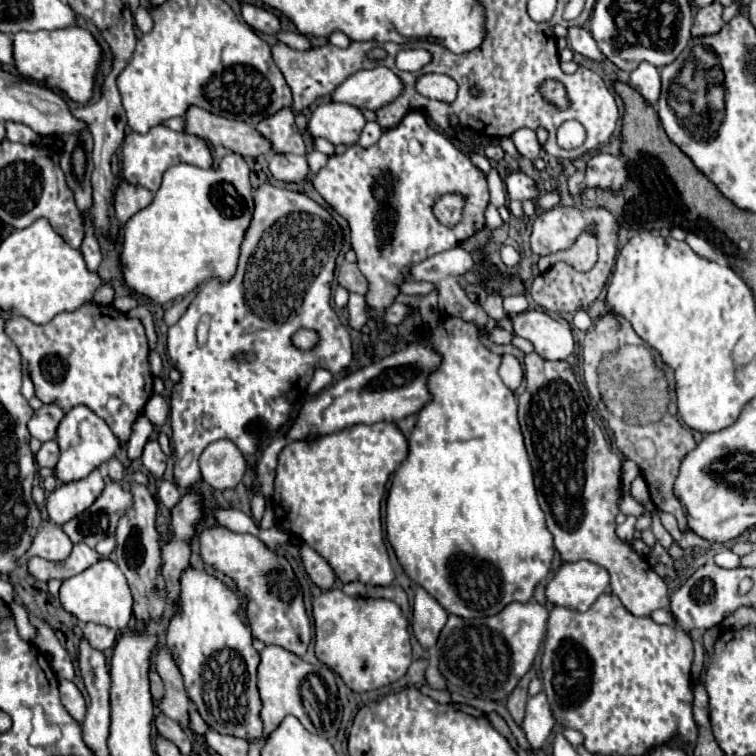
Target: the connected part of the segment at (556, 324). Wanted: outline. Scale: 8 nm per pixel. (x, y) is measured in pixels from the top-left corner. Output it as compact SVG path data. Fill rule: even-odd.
M526 310L512 316L514 334L530 340L546 360L566 360L574 350L572 328L565 320L554 320L544 310Z

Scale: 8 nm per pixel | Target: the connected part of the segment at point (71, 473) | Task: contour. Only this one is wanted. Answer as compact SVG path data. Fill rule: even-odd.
M74 406L70 412L64 414L56 430L56 442L60 446L60 458L58 458L54 472L60 482L72 482L72 480L86 478L94 468L108 462L120 448L118 438L112 434L108 424L86 406Z

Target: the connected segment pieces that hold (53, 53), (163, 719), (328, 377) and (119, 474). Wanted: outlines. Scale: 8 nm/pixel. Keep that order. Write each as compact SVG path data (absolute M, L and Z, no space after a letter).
M72 26L60 30L40 30L40 32L16 32L12 36L14 66L24 78L32 78L48 88L64 92L70 100L86 104L92 98L94 76L98 62L102 60L102 50L86 28Z
M158 714L158 716L156 716L156 730L158 730L160 736L164 736L164 738L170 740L172 744L176 744L182 754L190 754L190 752L192 752L190 738L188 738L186 732L180 728L180 724L176 724L174 720L170 720L168 716L164 716L164 714Z
M320 368L315 371L306 392L307 394L315 394L316 392L319 392L320 390L323 390L331 385L332 381L332 374L327 370Z
M114 456L110 462L108 462L108 478L116 484L122 486L122 480L124 480L124 466L120 464L120 460Z

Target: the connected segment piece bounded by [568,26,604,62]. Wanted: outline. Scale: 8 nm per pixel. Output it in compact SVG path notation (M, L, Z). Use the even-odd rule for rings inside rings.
M574 26L574 28L568 28L568 40L570 40L570 48L574 52L580 52L582 56L586 58L592 58L592 60L604 60L602 52L596 48L596 40L592 38L592 34L580 26Z

